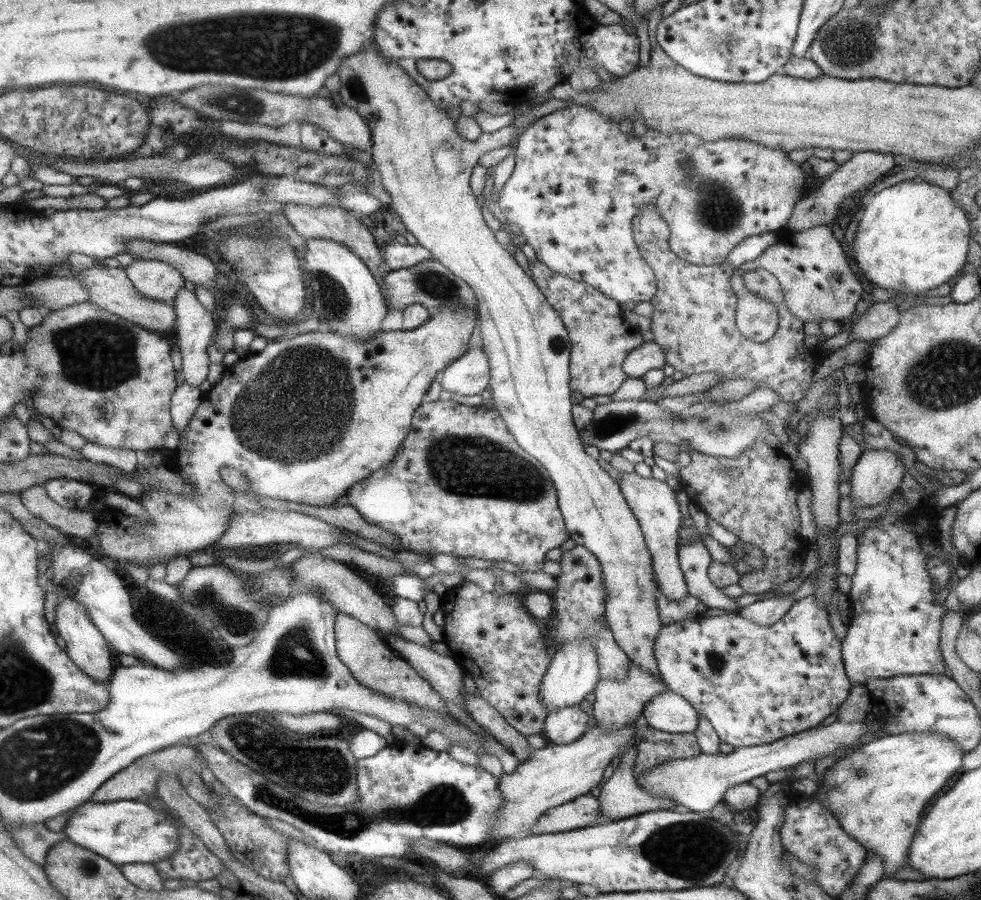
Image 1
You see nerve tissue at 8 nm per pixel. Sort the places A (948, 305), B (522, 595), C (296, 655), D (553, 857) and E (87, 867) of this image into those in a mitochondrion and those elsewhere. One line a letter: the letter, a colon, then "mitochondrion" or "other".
A: other
B: other
C: mitochondrion
D: other
E: mitochondrion

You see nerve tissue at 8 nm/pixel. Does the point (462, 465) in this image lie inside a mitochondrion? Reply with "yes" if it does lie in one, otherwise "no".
yes

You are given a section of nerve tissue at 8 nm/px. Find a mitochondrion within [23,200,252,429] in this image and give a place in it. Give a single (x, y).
(99, 353)

